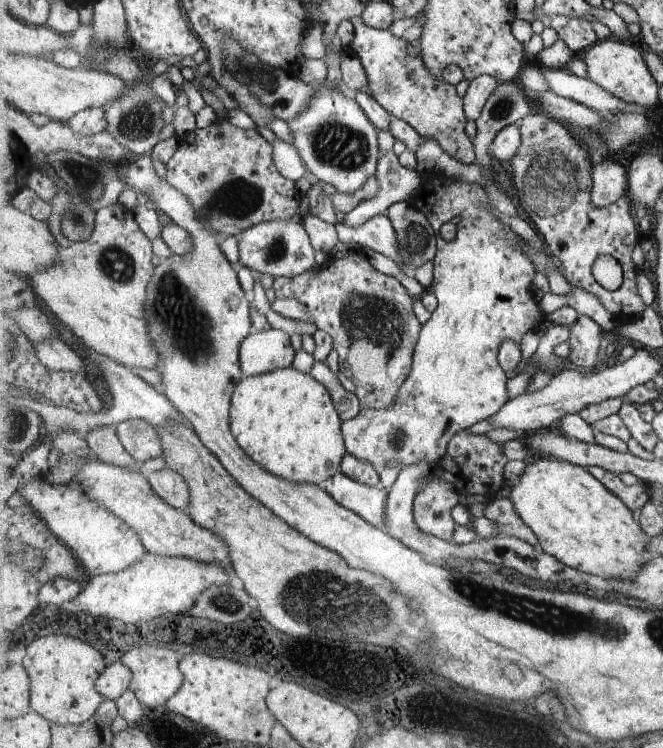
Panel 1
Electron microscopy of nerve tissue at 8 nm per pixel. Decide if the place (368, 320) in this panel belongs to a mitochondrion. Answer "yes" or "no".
yes

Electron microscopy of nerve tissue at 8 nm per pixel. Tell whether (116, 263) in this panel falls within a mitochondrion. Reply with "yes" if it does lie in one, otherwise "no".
yes

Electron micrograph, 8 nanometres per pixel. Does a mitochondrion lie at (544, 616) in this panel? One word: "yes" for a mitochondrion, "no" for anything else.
yes

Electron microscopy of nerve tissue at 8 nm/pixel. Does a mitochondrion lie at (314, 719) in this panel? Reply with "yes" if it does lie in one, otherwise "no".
no

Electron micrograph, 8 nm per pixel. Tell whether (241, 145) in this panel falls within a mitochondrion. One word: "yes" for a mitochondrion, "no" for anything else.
no

